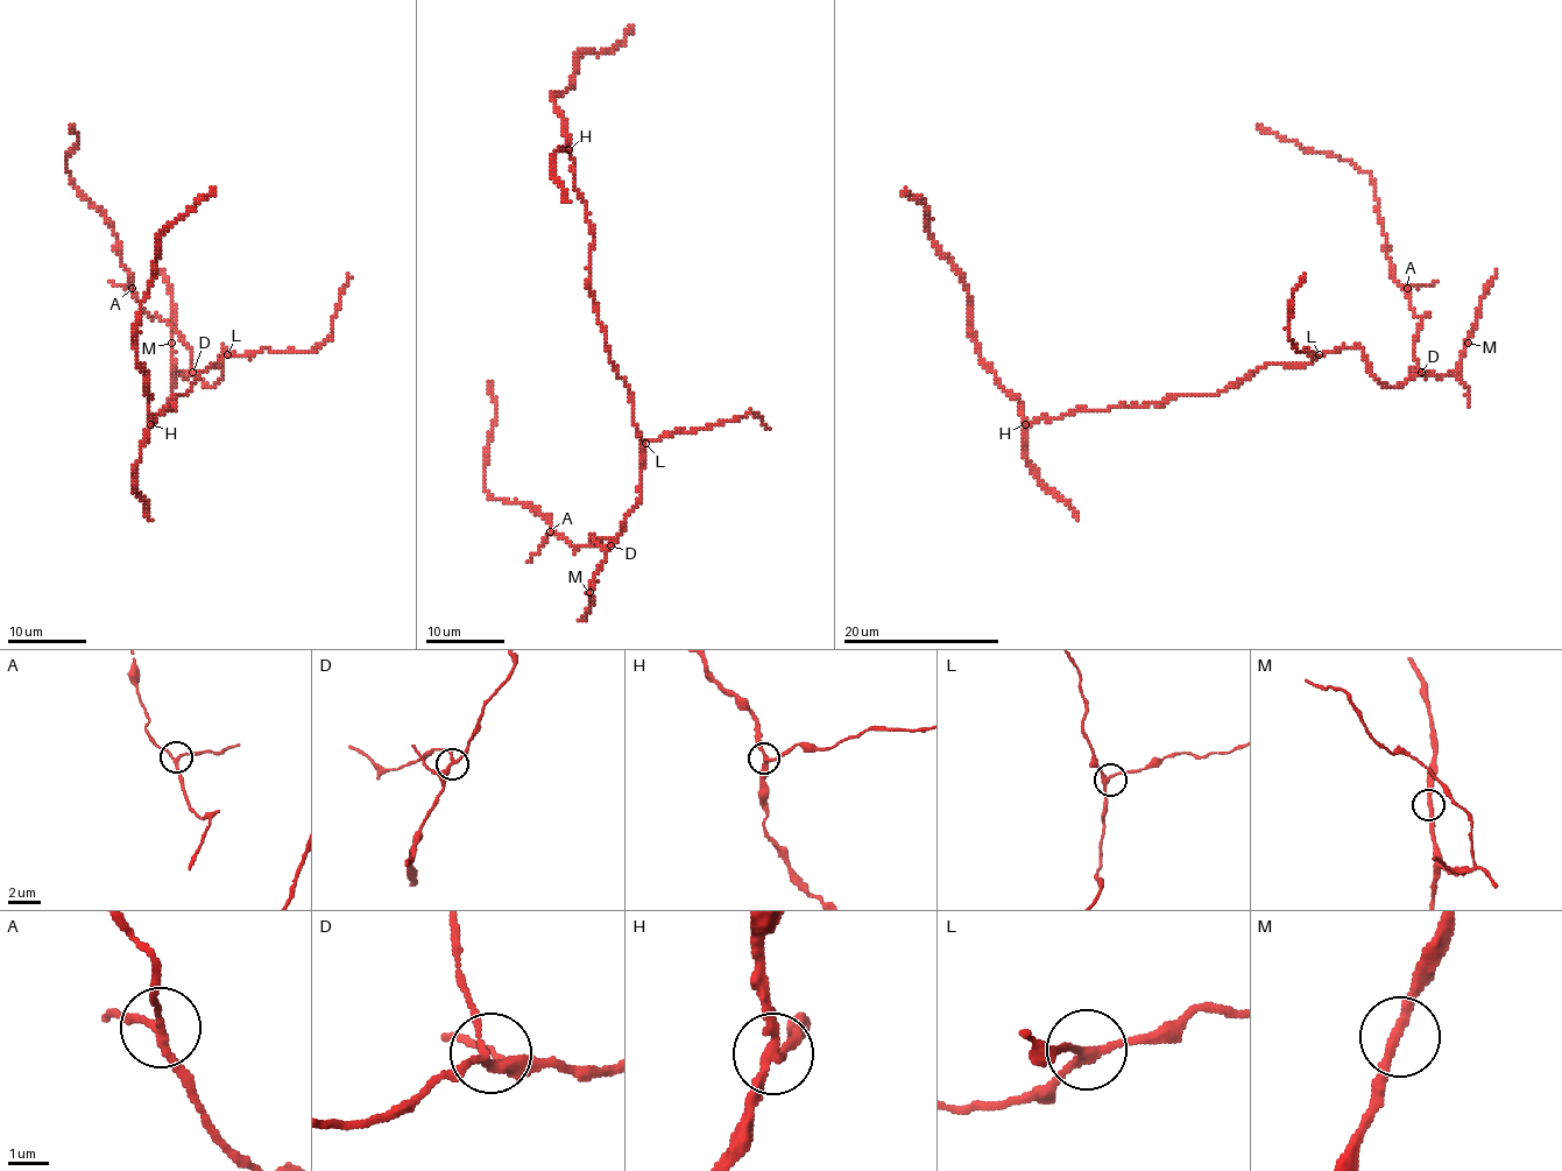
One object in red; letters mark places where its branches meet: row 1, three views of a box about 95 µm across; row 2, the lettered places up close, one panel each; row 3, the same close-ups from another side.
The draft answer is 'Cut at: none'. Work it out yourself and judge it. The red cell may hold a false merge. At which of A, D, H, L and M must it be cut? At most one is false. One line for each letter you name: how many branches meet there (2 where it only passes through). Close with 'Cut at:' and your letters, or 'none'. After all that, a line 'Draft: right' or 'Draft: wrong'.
H: 3
Cut at: H
Draft: wrong

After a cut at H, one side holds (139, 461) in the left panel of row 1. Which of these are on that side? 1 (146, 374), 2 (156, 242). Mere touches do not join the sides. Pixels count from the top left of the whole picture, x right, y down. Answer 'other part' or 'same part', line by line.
1: same part
2: same part

